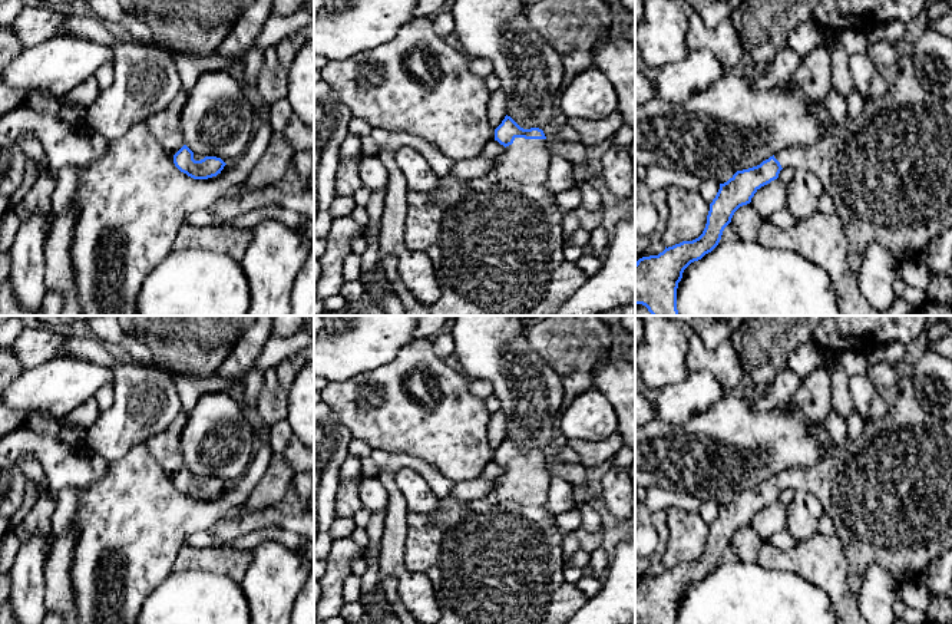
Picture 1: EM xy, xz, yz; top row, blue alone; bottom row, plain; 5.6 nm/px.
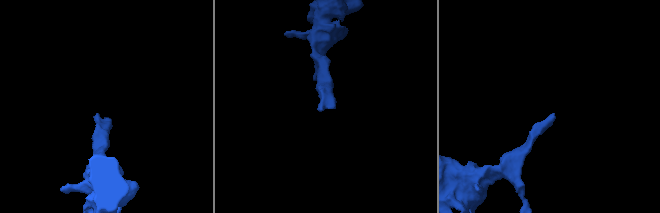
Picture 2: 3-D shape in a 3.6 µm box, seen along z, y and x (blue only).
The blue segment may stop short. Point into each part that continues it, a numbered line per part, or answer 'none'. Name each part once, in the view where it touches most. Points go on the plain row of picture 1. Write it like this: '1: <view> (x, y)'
1: xz (498, 560)

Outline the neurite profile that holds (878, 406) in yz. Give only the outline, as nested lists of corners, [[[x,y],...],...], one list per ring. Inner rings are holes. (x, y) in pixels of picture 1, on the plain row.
[[[876,392],[870,400],[870,417],[882,419],[887,413],[887,405]]]

